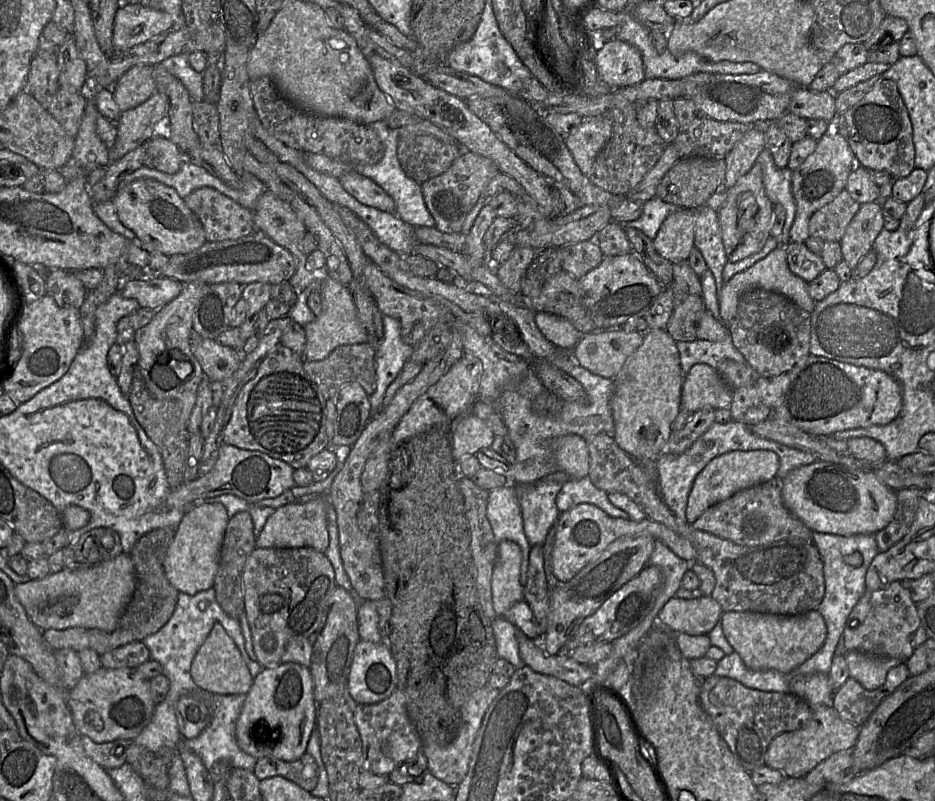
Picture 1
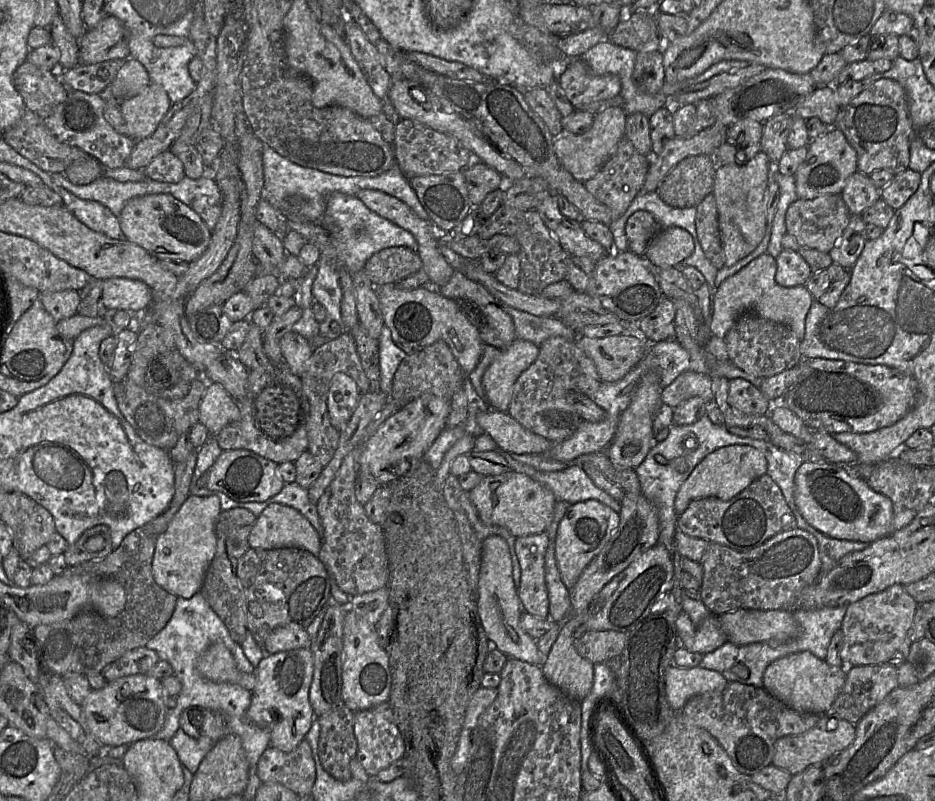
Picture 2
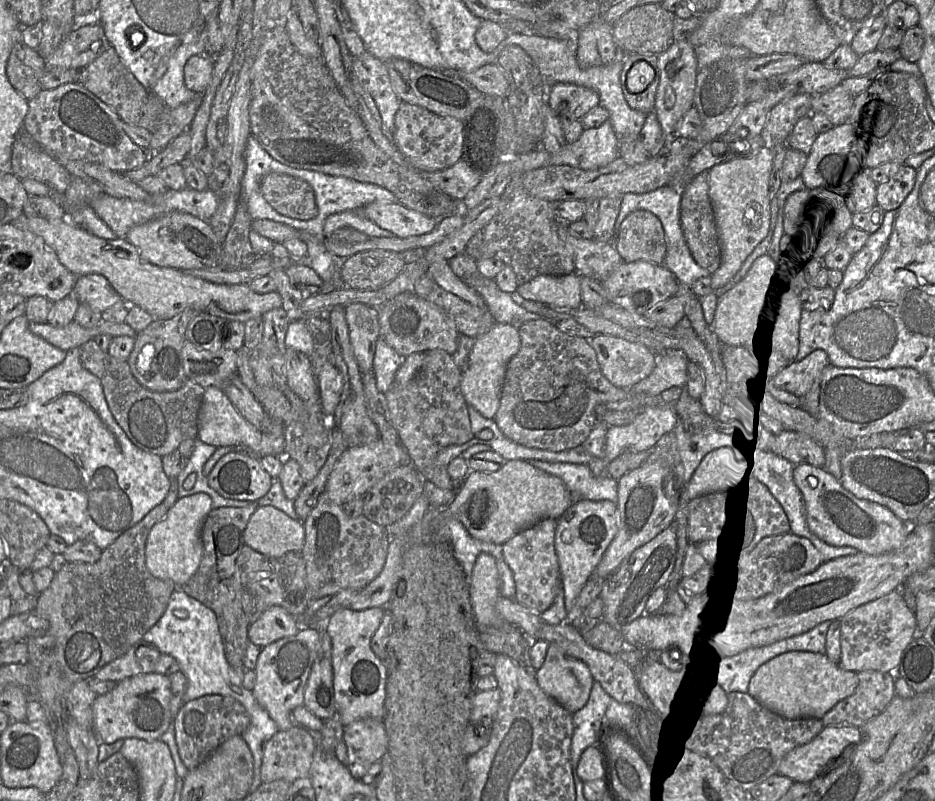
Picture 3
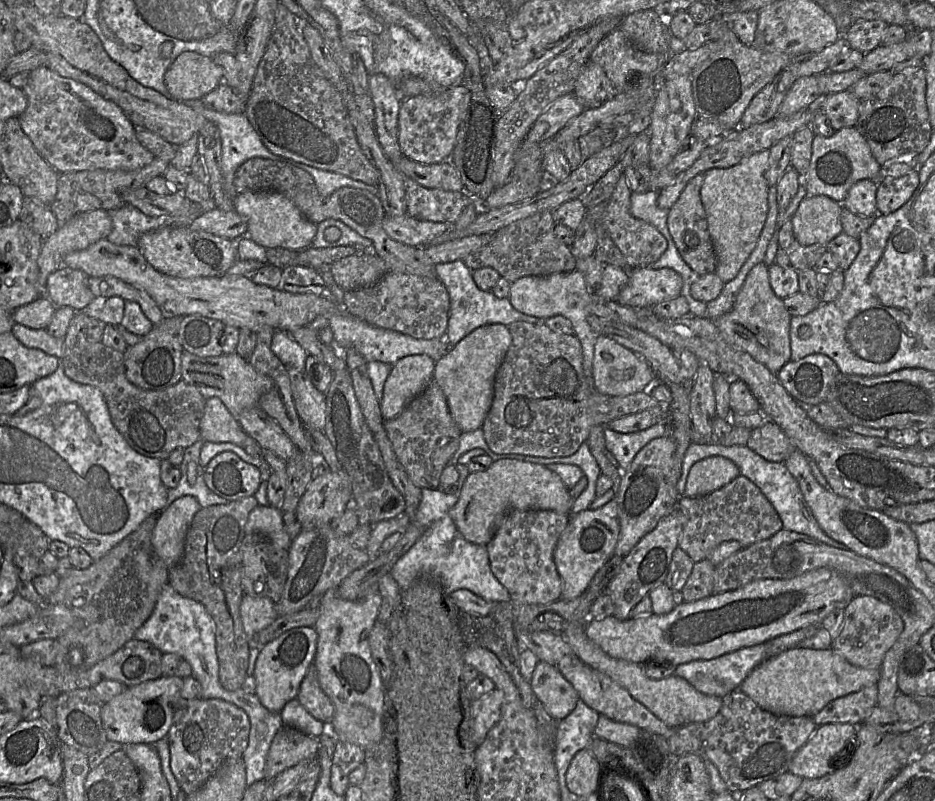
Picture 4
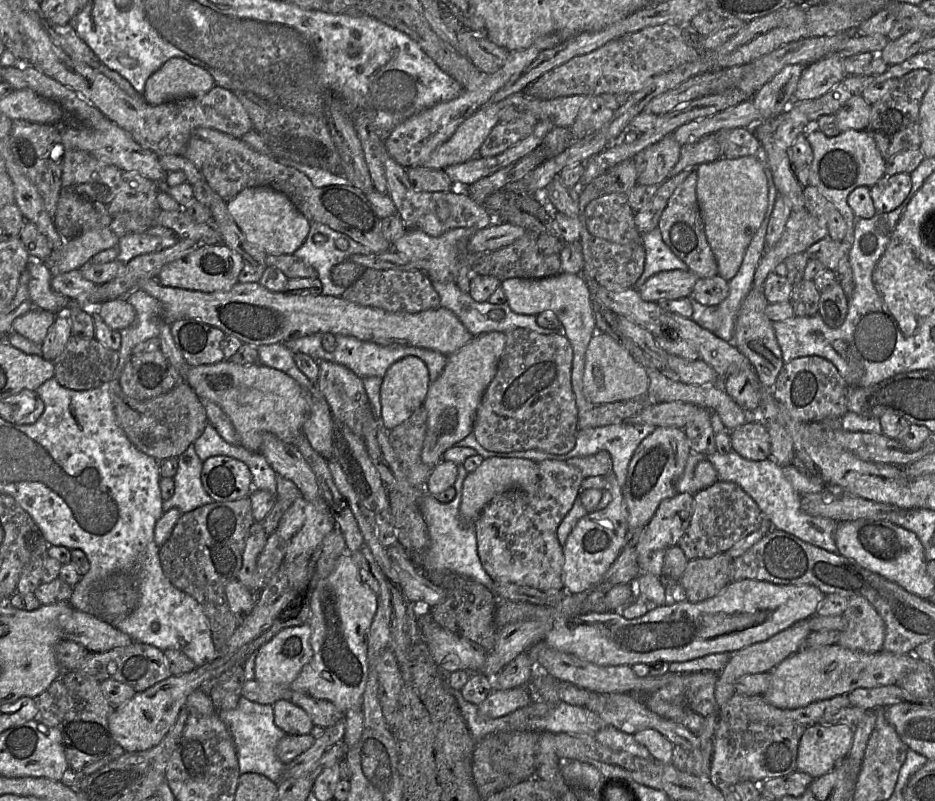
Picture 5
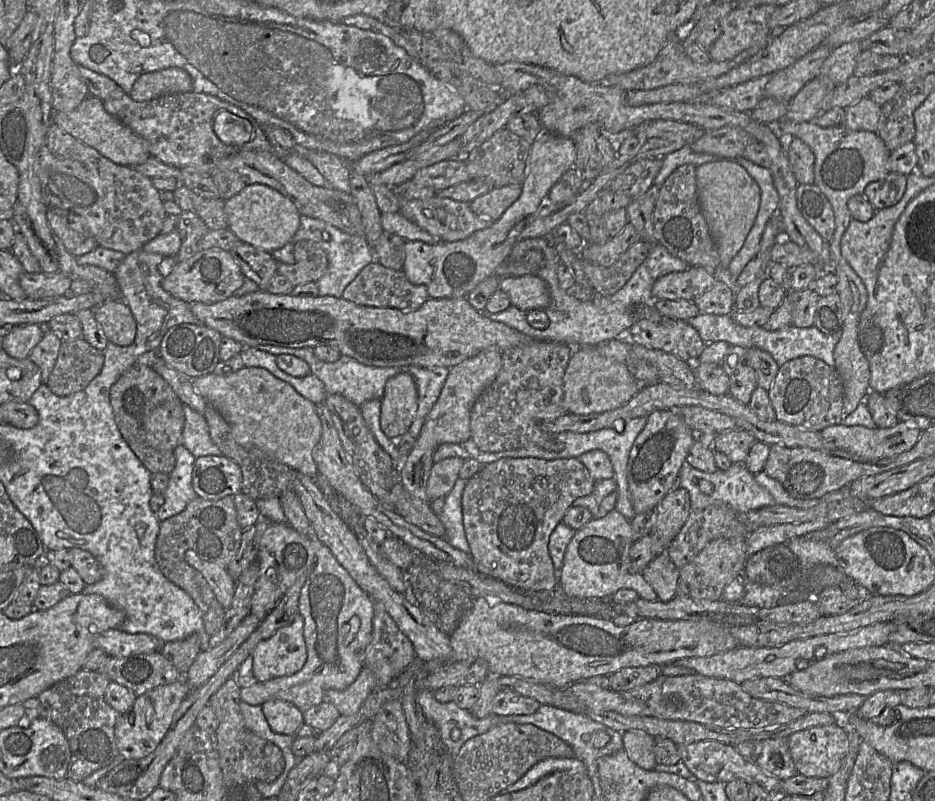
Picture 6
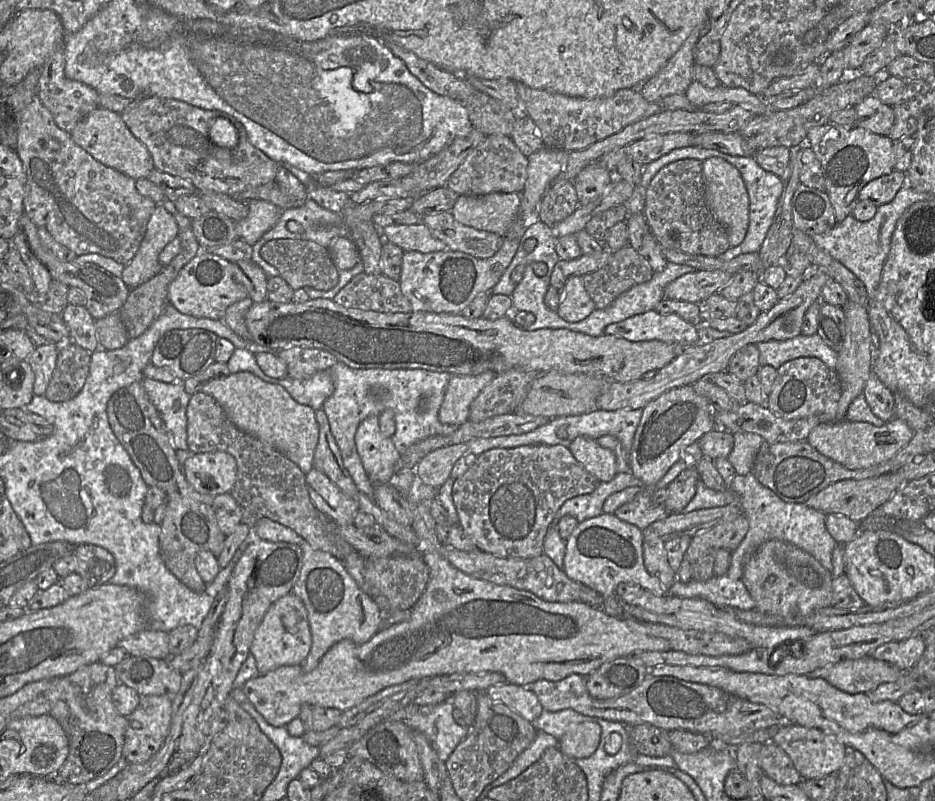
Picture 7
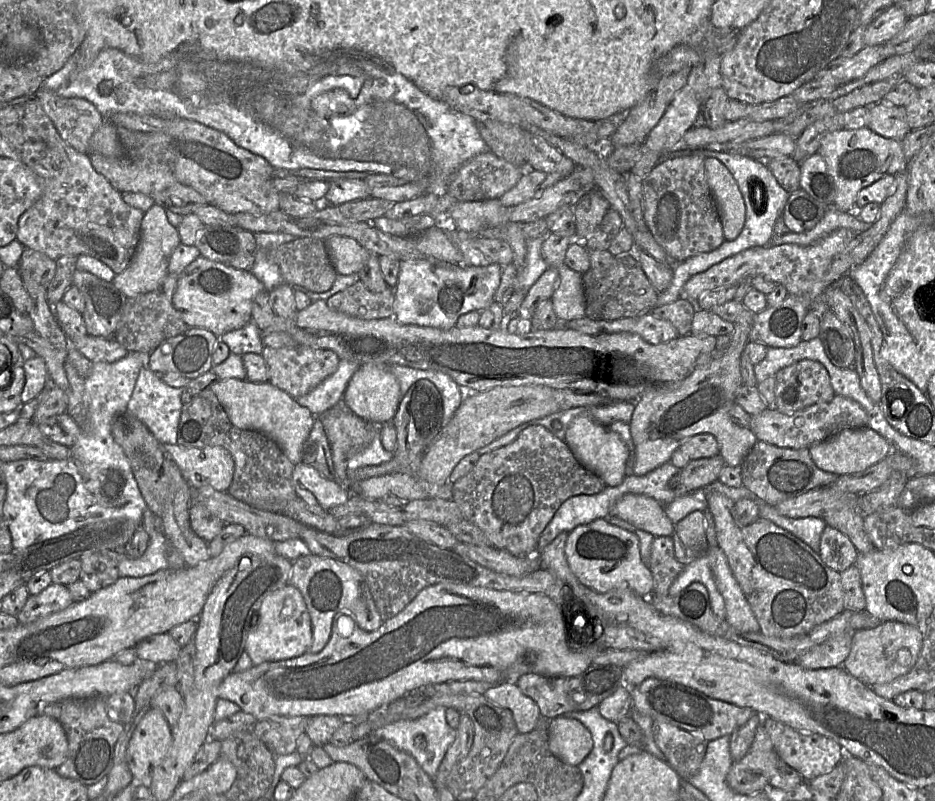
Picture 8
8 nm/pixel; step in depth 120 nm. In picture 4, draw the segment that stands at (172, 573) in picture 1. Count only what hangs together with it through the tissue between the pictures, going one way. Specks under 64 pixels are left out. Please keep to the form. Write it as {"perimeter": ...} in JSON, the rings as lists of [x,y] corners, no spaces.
{"perimeter":[[[183,496],[158,514],[152,548],[166,566],[177,564],[184,553],[185,538],[195,514],[202,509],[193,496]]]}

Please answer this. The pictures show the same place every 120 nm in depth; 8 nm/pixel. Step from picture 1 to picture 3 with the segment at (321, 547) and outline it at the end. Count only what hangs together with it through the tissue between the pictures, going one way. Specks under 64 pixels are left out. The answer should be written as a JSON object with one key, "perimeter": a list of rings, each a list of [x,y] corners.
{"perimeter":[[[269,505],[257,507],[244,531],[244,543],[271,558],[301,552],[304,540],[303,523]]]}

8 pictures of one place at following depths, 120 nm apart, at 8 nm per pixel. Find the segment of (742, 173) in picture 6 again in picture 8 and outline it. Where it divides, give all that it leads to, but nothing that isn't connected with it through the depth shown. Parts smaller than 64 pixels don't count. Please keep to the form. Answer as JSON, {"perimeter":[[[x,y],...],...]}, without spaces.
{"perimeter":[[[714,157],[704,161],[706,178],[718,206],[725,240],[735,240],[746,218],[745,203],[738,184],[728,168]]]}

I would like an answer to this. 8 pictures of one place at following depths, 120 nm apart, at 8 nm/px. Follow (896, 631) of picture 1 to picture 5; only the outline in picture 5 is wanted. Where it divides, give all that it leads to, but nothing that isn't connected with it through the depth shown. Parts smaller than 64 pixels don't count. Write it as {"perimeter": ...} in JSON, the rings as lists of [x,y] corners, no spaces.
{"perimeter":[[[849,597],[843,616],[846,627],[840,631],[838,645],[863,653],[883,650],[885,623],[865,597]]]}

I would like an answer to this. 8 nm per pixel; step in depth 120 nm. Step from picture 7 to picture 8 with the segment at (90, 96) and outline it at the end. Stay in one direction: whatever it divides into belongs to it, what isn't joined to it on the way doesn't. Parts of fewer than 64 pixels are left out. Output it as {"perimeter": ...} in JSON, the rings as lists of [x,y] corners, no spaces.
{"perimeter":[[[45,86],[35,96],[61,138],[78,152],[89,154],[90,139],[104,122],[97,108],[85,99],[62,97]]]}

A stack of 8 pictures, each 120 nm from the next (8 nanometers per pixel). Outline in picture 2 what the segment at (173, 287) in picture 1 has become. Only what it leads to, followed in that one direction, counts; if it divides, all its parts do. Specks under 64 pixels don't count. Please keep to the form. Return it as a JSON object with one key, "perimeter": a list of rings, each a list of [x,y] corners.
{"perimeter":[[[107,278],[103,280],[102,299],[107,310],[149,313],[153,293],[146,283],[139,280]]]}

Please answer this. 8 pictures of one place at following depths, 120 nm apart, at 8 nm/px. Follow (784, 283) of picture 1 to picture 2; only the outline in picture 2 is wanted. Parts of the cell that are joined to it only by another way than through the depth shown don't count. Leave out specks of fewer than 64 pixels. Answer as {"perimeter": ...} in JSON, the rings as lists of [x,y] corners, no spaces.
{"perimeter":[[[765,252],[721,283],[714,298],[714,311],[709,323],[709,333],[724,339],[742,313],[753,311],[764,319],[789,326],[802,342],[805,335],[806,317],[815,299],[805,285],[794,287],[779,285],[775,279],[776,271],[777,259]]]}

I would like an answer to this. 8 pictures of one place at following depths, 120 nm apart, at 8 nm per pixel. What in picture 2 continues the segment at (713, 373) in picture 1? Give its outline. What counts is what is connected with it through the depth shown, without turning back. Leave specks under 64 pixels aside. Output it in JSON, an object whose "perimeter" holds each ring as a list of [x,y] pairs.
{"perimeter":[[[687,371],[678,376],[662,390],[661,401],[673,408],[691,397],[713,401],[712,377],[710,374]]]}

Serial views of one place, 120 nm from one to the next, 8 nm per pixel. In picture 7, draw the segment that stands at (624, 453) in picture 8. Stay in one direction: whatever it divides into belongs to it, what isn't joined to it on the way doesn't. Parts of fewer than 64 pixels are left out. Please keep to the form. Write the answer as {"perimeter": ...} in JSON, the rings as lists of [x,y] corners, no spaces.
{"perimeter":[[[578,436],[571,442],[568,449],[575,459],[600,482],[609,482],[617,474],[614,452],[600,446],[596,439]]]}

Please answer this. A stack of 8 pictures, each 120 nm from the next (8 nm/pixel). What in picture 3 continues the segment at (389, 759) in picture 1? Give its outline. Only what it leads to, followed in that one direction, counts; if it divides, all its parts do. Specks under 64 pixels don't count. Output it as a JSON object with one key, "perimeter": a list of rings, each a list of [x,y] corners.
{"perimeter":[[[364,718],[345,726],[343,742],[347,748],[347,768],[356,779],[361,779],[388,752],[388,738],[381,719]]]}

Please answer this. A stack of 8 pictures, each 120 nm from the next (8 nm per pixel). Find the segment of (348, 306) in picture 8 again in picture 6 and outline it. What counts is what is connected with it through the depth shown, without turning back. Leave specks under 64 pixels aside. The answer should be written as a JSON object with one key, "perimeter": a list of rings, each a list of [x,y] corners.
{"perimeter":[[[376,261],[366,265],[358,273],[341,297],[359,305],[391,307],[402,311],[416,310],[430,299],[425,285],[414,285],[407,279],[403,270],[387,268]]]}

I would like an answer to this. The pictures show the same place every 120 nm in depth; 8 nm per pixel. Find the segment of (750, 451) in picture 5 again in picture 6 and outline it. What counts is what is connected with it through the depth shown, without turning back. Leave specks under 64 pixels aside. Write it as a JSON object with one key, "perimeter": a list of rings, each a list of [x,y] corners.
{"perimeter":[[[736,428],[717,433],[712,448],[726,454],[732,463],[744,463],[756,441],[750,432]]]}

